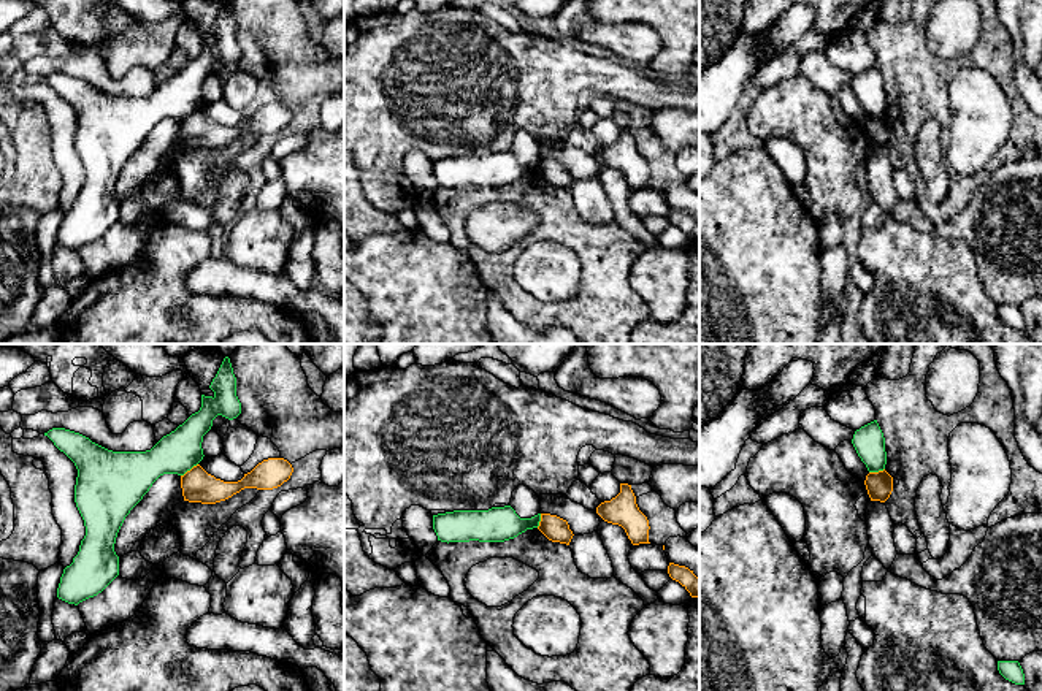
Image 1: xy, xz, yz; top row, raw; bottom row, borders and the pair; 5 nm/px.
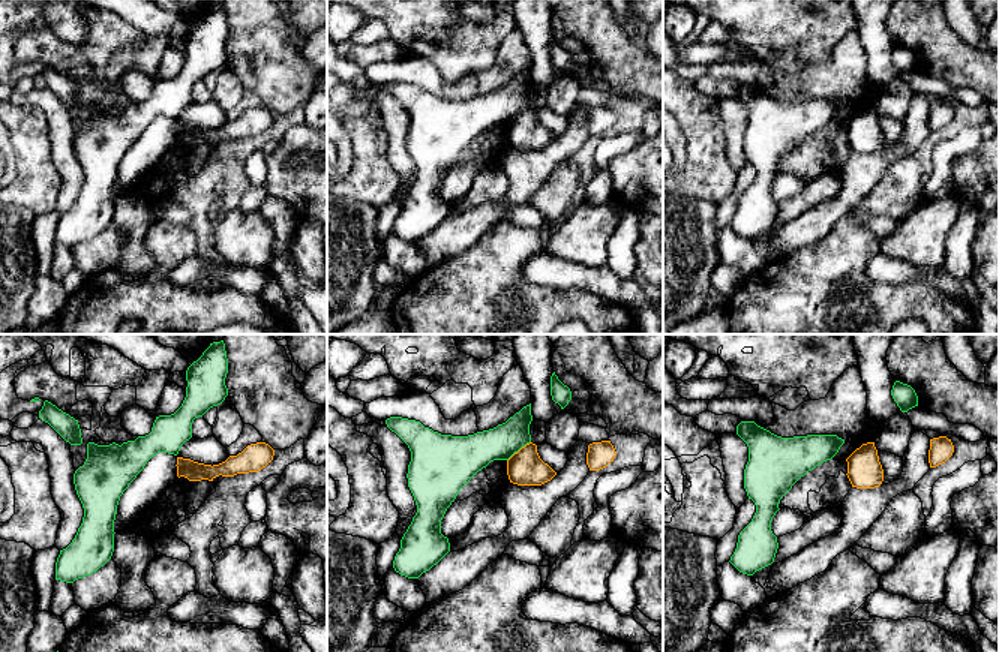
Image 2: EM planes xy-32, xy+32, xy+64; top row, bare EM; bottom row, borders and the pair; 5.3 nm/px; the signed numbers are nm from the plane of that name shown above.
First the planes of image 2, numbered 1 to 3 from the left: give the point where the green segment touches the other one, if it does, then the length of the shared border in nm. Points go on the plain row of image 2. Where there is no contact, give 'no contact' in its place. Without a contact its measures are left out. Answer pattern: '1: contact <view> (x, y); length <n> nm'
1: no contact
2: contact xy+32 (519, 114); length 170 nm
3: no contact

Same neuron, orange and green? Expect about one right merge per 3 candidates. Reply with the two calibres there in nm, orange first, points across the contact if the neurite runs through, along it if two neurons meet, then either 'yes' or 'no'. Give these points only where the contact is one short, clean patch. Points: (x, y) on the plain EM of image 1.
160/220 nm | along xy (197, 108), (181, 121) | no

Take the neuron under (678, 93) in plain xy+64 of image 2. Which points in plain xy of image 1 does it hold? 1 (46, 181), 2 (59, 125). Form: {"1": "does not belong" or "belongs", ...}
{"1": "belongs", "2": "does not belong"}

